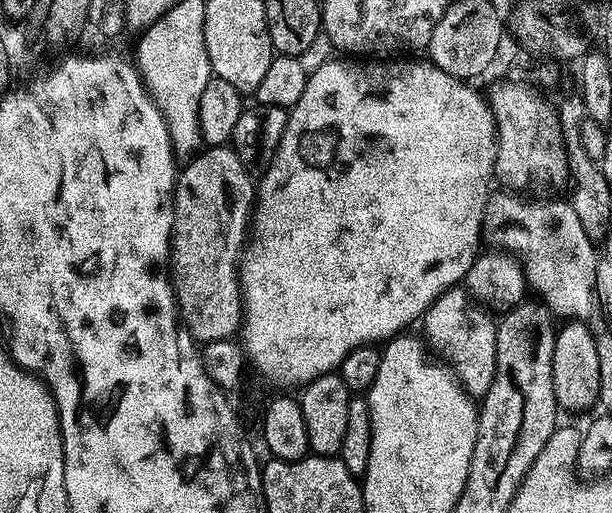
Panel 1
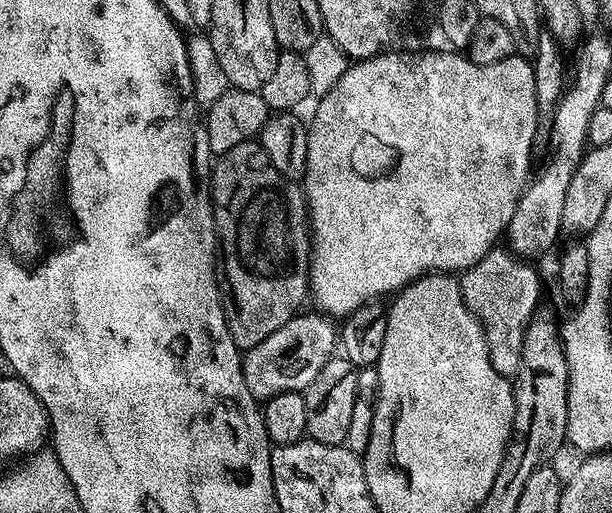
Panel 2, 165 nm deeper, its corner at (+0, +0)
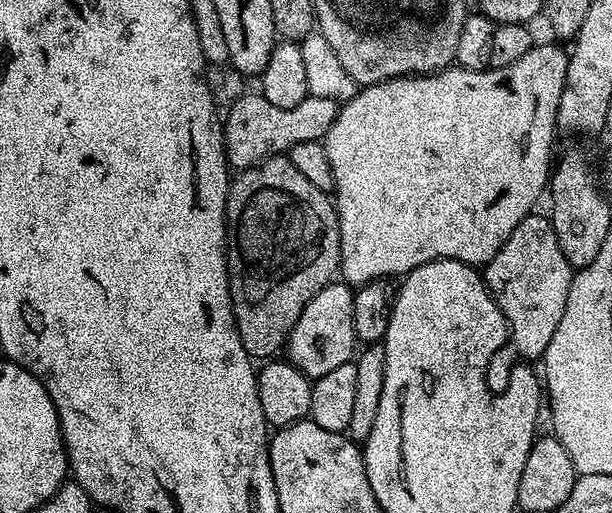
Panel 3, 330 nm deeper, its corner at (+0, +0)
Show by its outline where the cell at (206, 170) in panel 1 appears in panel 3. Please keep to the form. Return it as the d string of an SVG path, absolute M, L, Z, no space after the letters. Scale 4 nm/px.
M287 155L269 156L261 164L255 164L253 168L245 168L239 173L240 176L231 181L228 186L228 205L226 206L226 235L228 237L228 288L232 291L232 309L236 315L236 325L238 326L238 334L242 338L242 346L247 350L253 361L264 362L269 358L275 357L276 352L285 347L288 342L290 330L294 330L294 322L298 322L298 318L302 314L302 310L306 310L306 306L310 302L310 298L314 298L314 294L318 294L330 281L339 273L340 270L340 227L338 226L338 218L336 217L336 206L333 197L327 192L318 190L318 186L314 186L314 182L309 182L302 173L299 172L288 161Z

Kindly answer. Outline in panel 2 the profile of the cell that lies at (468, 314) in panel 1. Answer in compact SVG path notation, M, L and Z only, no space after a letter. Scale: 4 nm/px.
M497 246L477 264L463 269L458 276L460 297L484 329L494 370L509 378L515 377L520 368L520 347L524 341L524 326L530 315L528 304L535 305L536 295L540 292L540 276L532 267L531 263Z

